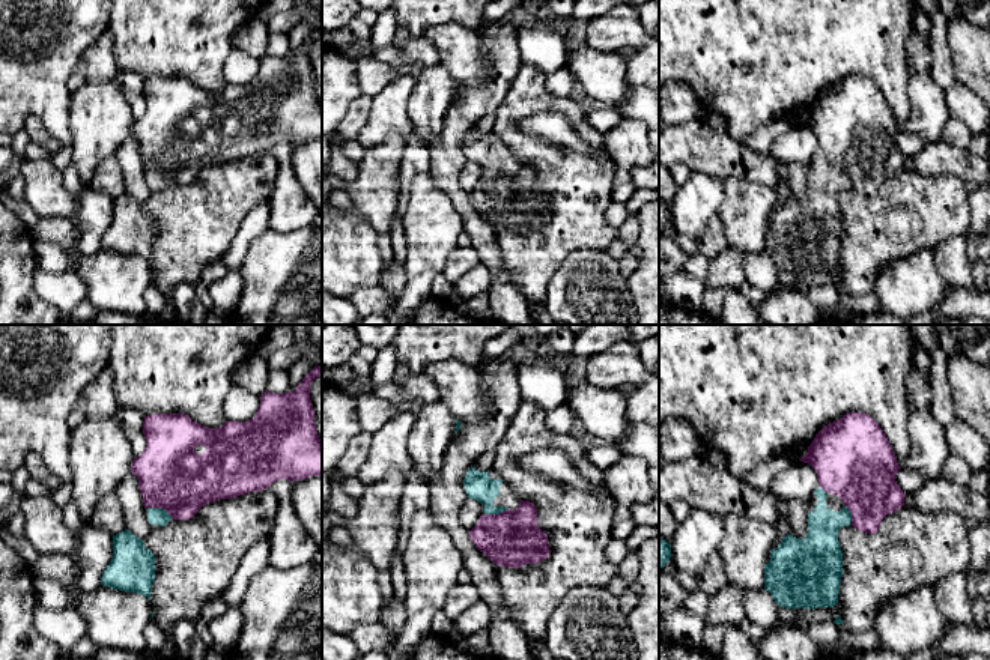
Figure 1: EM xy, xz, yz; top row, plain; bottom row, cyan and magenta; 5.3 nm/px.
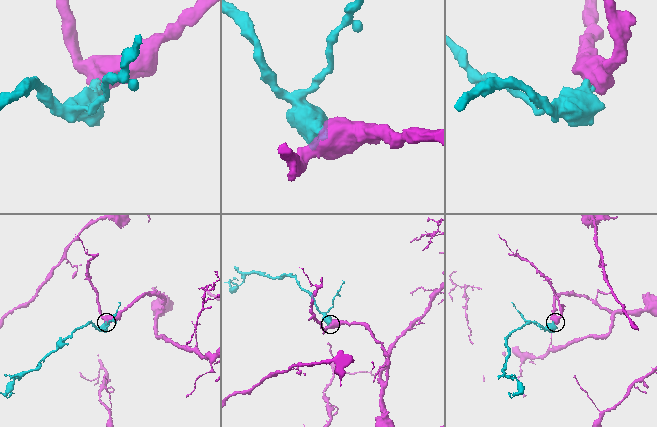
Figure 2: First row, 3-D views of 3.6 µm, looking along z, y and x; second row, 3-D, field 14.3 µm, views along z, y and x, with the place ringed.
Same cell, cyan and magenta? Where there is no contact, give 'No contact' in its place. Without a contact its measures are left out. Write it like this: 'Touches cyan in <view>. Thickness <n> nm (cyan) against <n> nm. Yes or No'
Touches cyan in xz. Thickness 140 nm (cyan) against 300 nm. Yes

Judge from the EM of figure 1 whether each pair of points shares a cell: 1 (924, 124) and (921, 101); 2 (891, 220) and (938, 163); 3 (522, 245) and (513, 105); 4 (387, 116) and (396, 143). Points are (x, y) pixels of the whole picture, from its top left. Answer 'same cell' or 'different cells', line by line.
1: same cell
2: different cells
3: same cell
4: different cells

